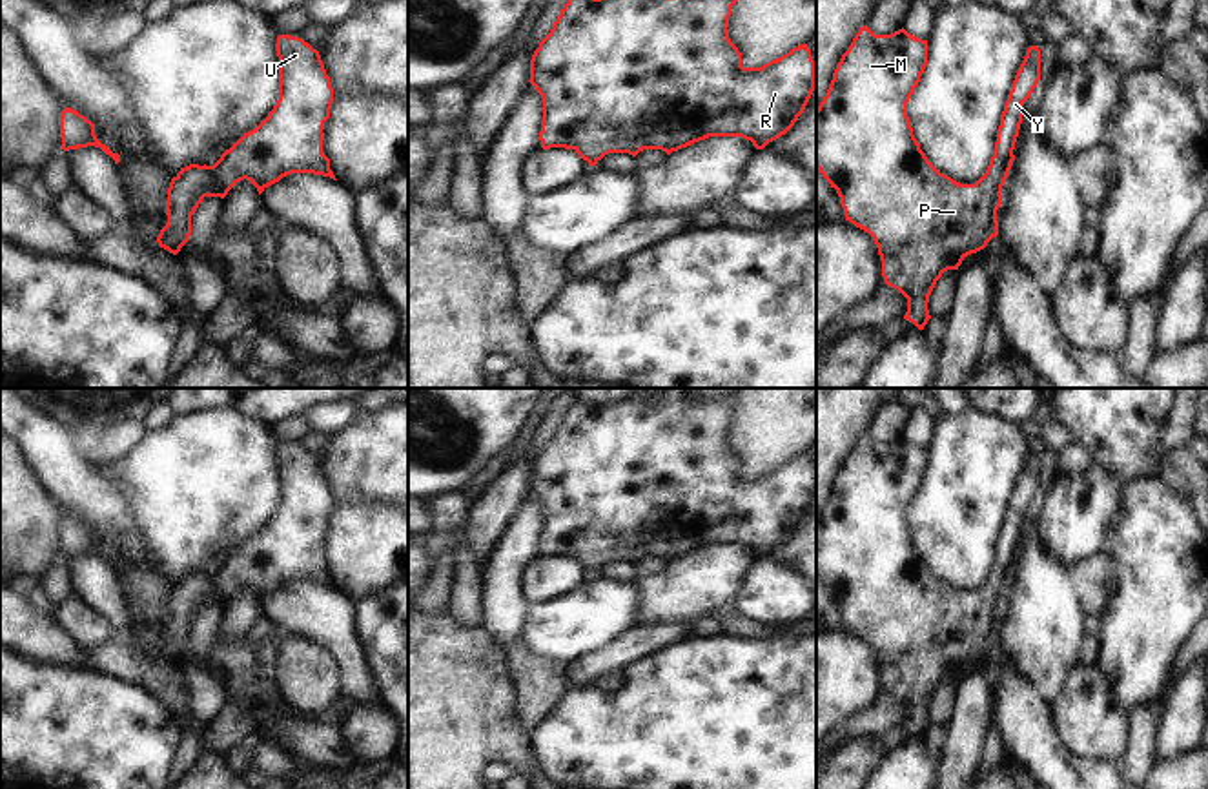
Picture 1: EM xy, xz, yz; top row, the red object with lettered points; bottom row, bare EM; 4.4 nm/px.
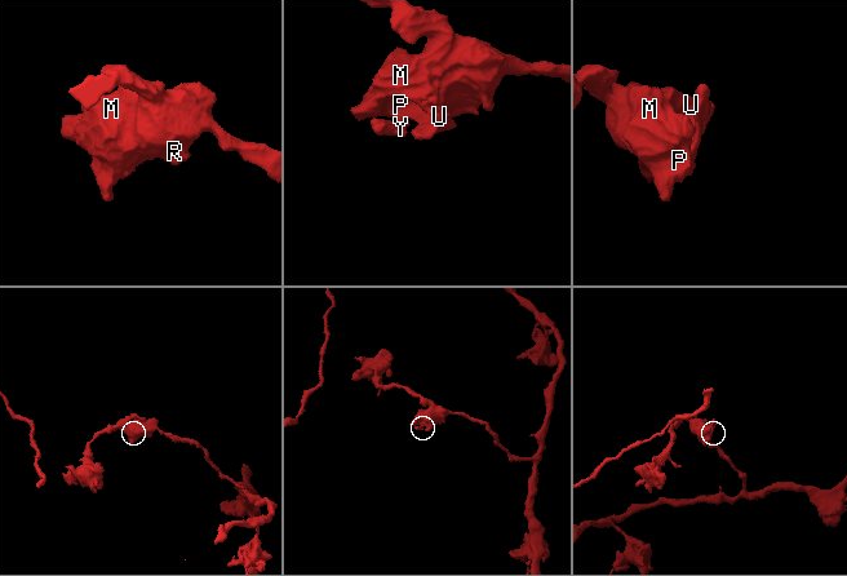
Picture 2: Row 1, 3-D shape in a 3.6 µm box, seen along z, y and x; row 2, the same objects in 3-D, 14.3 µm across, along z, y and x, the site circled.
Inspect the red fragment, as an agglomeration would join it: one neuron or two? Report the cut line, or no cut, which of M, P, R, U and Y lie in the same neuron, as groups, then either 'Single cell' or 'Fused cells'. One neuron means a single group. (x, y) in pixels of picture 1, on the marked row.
No split. Groups: M P R U Y. Single cell.

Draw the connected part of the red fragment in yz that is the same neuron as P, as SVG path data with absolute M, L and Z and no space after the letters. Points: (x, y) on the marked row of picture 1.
M860 27L842 55L829 89L816 108L816 169L836 190L845 220L867 231L882 261L884 282L907 299L906 321L924 330L931 319L929 295L947 270L984 250L998 235L997 210L1015 160L1022 106L1040 80L1040 49L1029 46L1000 115L993 157L975 184L940 173L920 149L907 117L907 102L927 66L927 40L904 27L875 35Z

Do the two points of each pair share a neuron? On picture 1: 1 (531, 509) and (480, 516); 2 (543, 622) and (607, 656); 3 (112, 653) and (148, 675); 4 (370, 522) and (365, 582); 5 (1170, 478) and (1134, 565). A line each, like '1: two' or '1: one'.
1: two
2: two
3: one
4: one
5: two

